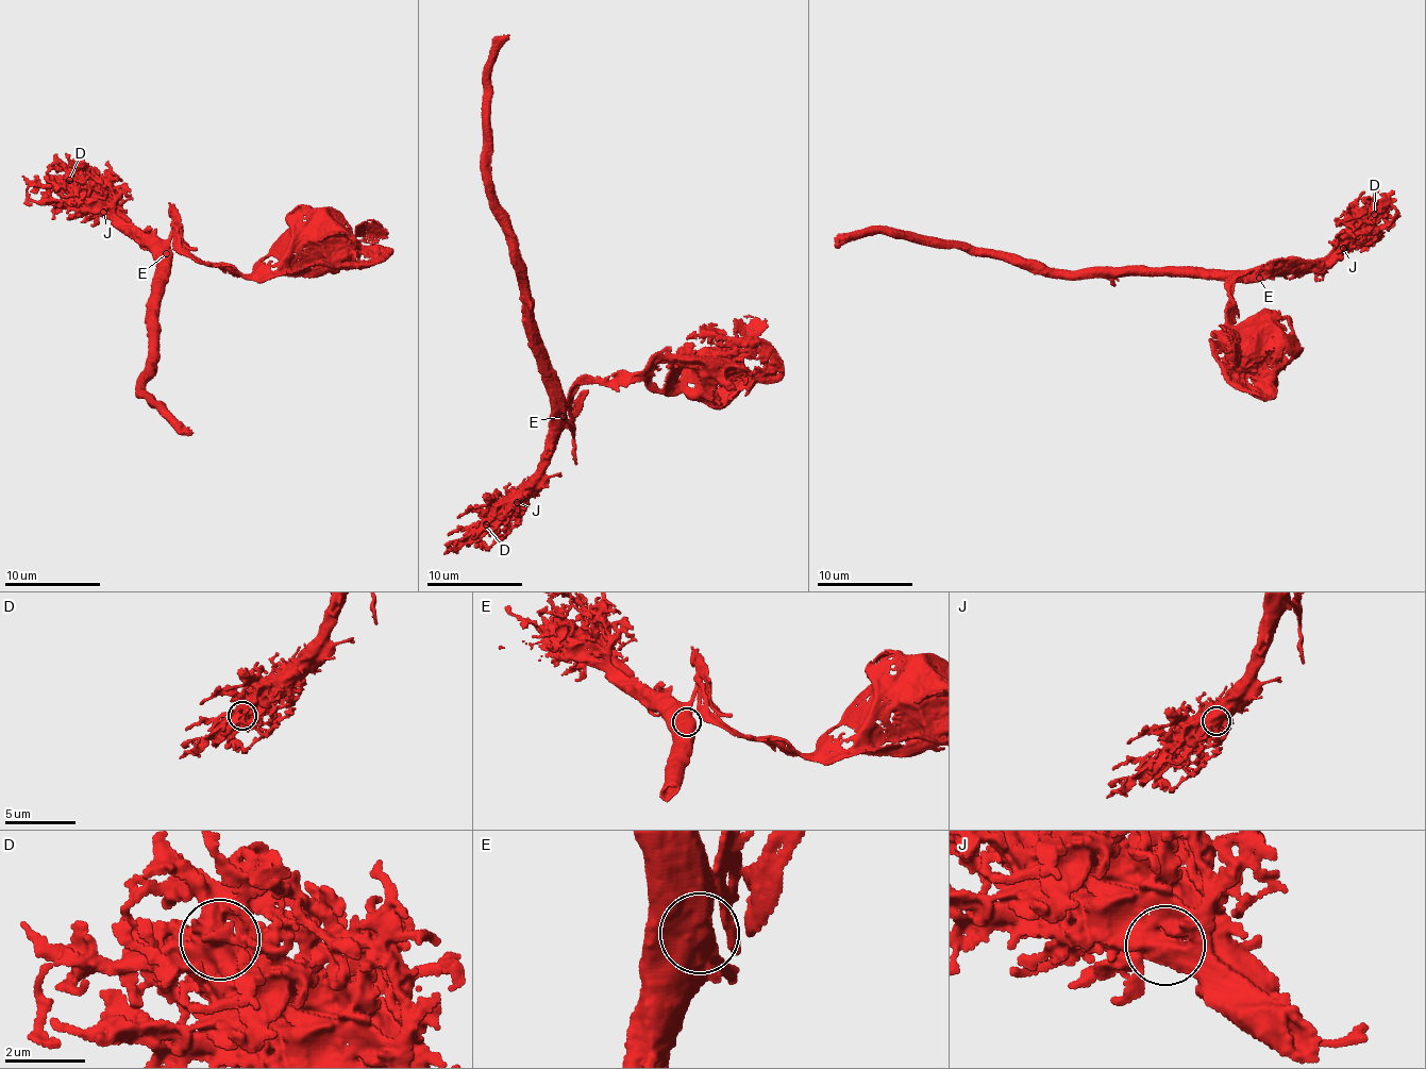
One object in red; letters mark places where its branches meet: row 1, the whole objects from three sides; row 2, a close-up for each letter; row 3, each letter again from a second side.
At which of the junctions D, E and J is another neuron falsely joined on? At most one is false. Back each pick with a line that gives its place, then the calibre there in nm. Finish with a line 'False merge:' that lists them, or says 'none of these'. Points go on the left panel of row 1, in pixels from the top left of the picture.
False merge: none of these

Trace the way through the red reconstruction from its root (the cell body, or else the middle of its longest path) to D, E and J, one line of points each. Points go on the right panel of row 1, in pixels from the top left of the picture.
D: (1251, 350), (1250, 356), (1225, 329), (1230, 329), (1229, 293), (1237, 278), (1329, 259), (1374, 214)
E: (1251, 350), (1250, 356), (1225, 329), (1230, 329), (1229, 293), (1237, 278), (1247, 271), (1259, 278)
J: (1251, 350), (1250, 356), (1225, 329), (1230, 329), (1229, 293), (1237, 278), (1247, 271), (1310, 266), (1343, 248)

